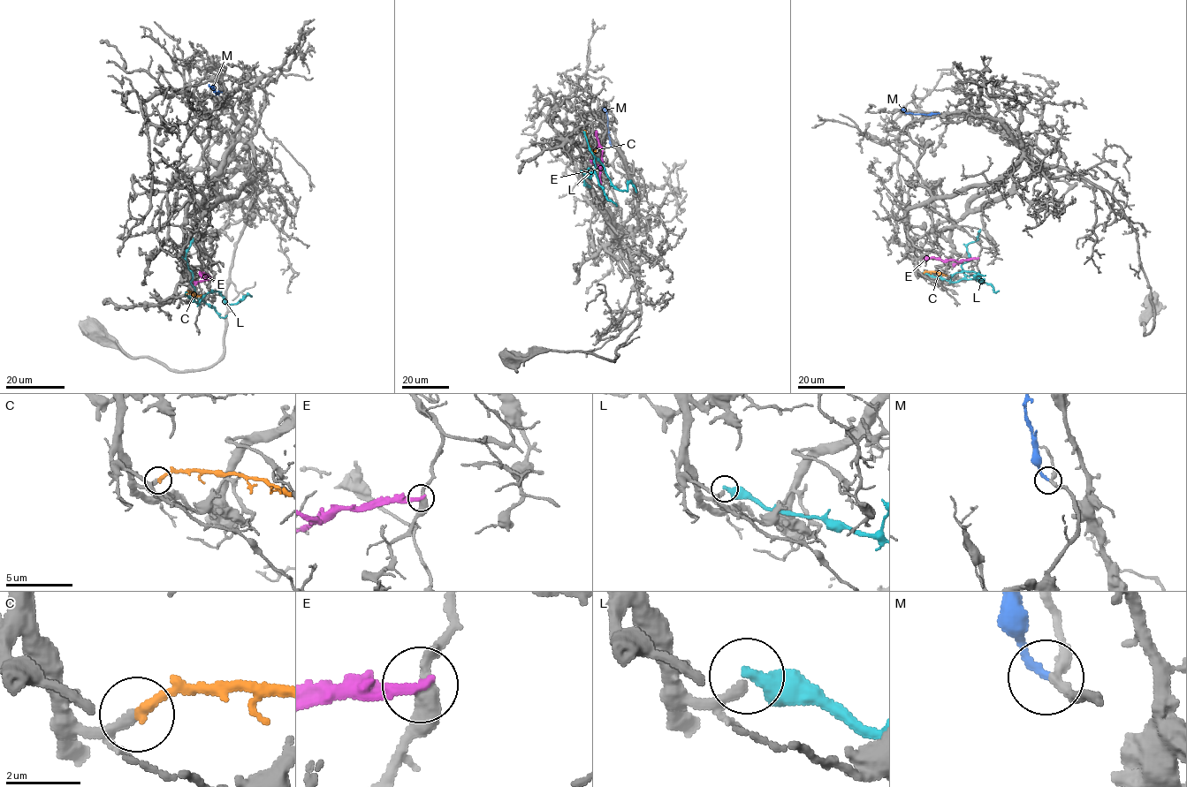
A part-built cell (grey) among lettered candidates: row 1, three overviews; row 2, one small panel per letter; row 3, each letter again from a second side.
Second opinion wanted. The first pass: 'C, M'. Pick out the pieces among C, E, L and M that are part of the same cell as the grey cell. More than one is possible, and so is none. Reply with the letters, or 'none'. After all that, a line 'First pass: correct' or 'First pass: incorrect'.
C, M
First pass: correct

